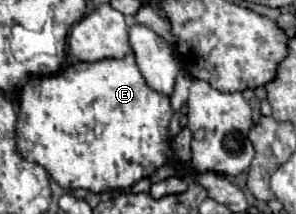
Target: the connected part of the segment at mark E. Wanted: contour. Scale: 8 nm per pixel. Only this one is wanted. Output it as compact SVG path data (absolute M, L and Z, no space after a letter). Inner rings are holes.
M133 53L123 59L105 59L97 63L67 65L59 75L33 77L21 91L21 109L17 121L17 147L21 155L39 163L65 189L89 189L105 193L115 189L129 189L143 177L151 177L157 167L165 165L171 147L167 141L167 127L171 121L169 99L147 87L141 77Z

